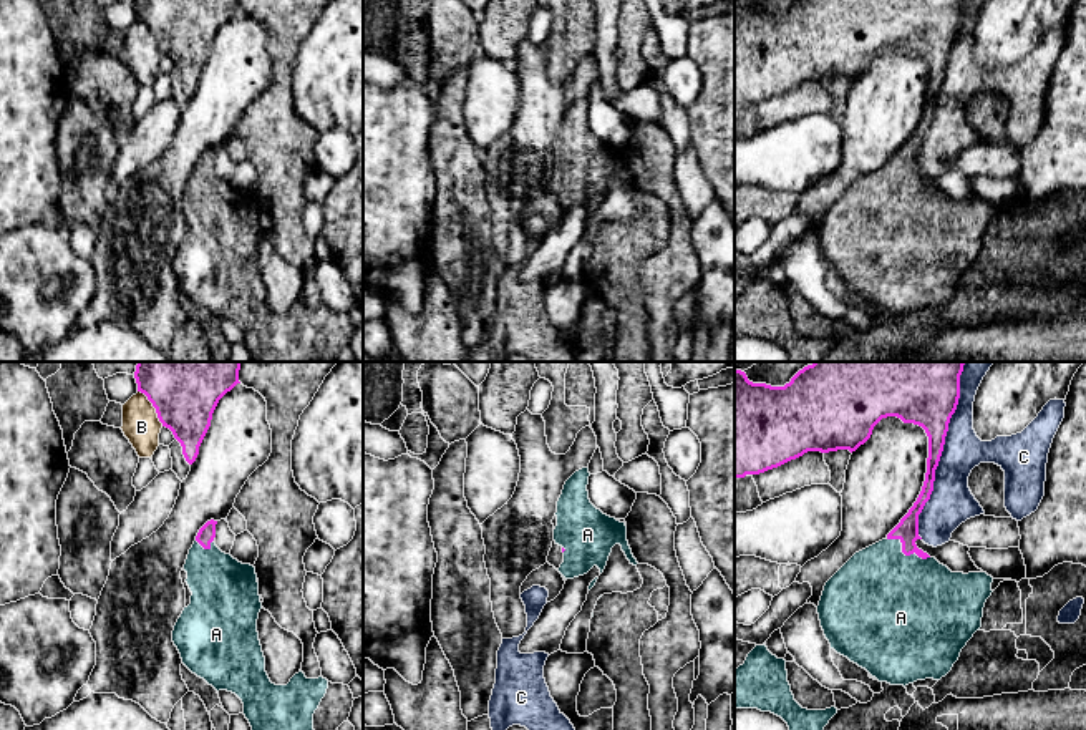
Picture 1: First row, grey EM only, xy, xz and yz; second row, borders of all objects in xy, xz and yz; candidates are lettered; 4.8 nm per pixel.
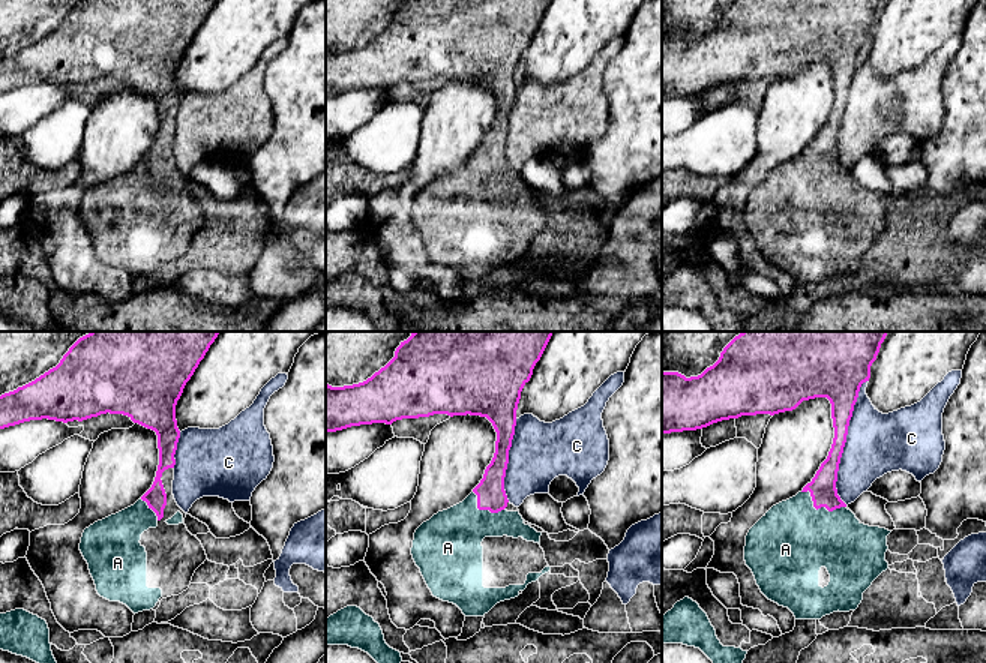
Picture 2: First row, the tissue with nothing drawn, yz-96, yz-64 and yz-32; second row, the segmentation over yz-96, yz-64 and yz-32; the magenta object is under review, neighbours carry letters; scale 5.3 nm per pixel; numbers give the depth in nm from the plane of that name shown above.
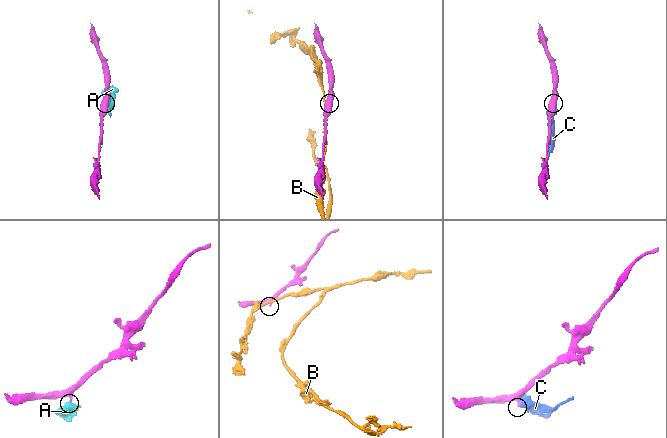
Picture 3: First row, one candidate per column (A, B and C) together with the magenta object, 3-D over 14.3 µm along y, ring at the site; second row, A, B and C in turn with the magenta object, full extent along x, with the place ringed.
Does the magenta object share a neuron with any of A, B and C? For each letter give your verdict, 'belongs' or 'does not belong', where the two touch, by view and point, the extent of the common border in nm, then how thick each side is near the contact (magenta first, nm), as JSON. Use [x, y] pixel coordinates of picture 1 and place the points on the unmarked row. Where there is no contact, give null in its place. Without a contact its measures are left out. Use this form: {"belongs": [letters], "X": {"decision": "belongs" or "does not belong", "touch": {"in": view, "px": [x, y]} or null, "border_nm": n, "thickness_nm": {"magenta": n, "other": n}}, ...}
{"belongs": ["A"], "A": {"decision": "belongs", "touch": {"in": "yz", "px": [904, 181]}, "border_nm": 240, "thickness_nm": {"magenta": 110, "other": 480}}, "B": {"decision": "does not belong", "touch": {"in": "xy", "px": [153, 34]}, "border_nm": 220, "thickness_nm": {"magenta": 300, "other": 180}}, "C": {"decision": "does not belong", "touch": {"in": "yz", "px": [940, 83]}, "border_nm": 850, "thickness_nm": {"magenta": 220, "other": 220}}}

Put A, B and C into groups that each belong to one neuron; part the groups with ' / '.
A / B / C

